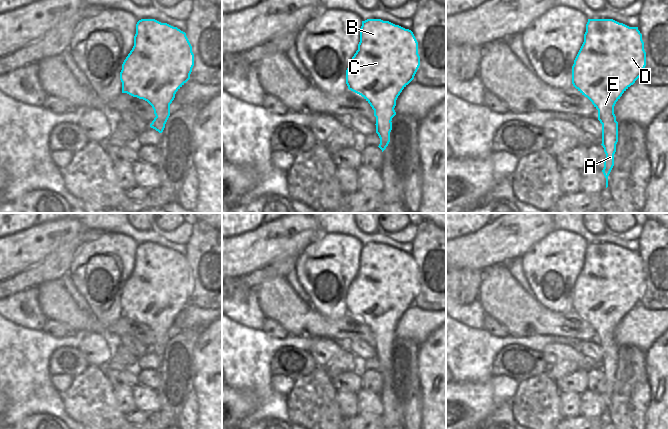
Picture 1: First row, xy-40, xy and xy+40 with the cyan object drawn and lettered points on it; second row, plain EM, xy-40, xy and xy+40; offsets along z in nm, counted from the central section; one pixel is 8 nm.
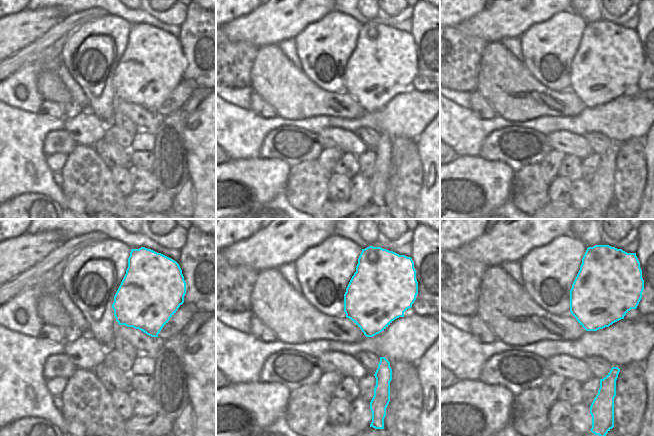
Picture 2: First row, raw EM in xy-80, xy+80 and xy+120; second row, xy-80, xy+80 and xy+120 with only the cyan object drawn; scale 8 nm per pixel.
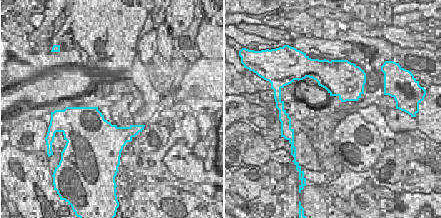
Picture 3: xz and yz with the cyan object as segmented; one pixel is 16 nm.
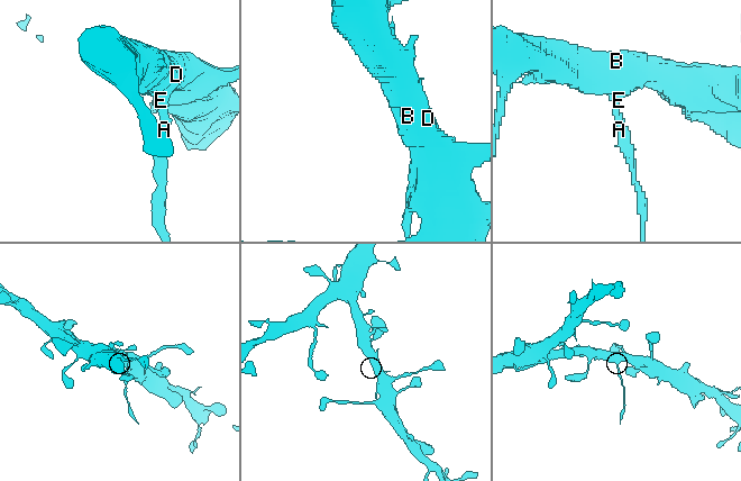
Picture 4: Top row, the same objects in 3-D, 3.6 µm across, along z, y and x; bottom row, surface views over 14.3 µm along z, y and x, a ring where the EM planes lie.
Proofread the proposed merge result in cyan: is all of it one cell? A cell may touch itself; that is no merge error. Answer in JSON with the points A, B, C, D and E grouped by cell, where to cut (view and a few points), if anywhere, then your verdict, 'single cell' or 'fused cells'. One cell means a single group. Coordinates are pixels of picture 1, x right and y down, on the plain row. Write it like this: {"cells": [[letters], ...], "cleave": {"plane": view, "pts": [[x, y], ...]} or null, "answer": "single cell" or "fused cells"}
{"cells": [["A"], ["B", "C", "D", "E"]], "cleave": {"plane": "xy+40", "pts": [[598, 340], [604, 340], [615, 345]]}, "answer": "fused cells"}

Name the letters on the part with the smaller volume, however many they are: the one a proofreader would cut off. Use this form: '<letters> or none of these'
A

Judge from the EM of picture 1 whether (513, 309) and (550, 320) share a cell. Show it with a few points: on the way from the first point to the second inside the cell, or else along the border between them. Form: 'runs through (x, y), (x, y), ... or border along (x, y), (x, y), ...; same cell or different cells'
runs through (522, 315), (525, 317), (539, 317), (541, 319); same cell

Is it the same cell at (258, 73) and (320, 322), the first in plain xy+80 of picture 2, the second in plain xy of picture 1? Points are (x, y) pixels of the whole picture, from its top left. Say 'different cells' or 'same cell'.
same cell

